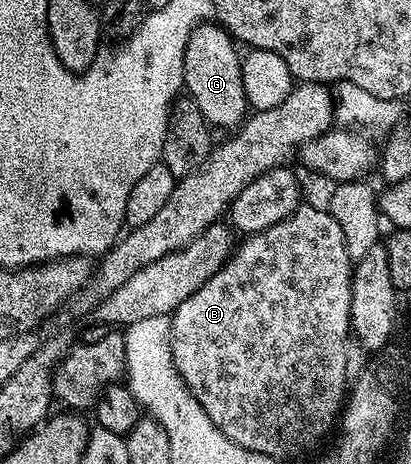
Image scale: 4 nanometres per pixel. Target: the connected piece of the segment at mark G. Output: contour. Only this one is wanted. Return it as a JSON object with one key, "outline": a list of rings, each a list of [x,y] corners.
{"outline":[[[203,22],[188,38],[188,46],[184,50],[182,83],[185,95],[194,100],[196,106],[200,106],[200,114],[204,114],[206,123],[215,129],[237,129],[248,115],[242,77],[242,56],[237,47],[239,45],[234,37],[221,24]]]}

